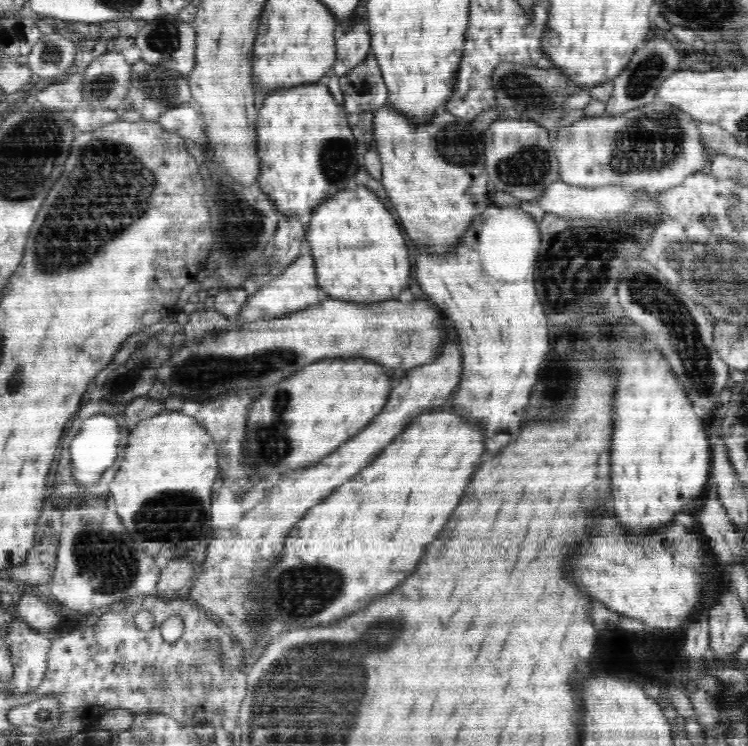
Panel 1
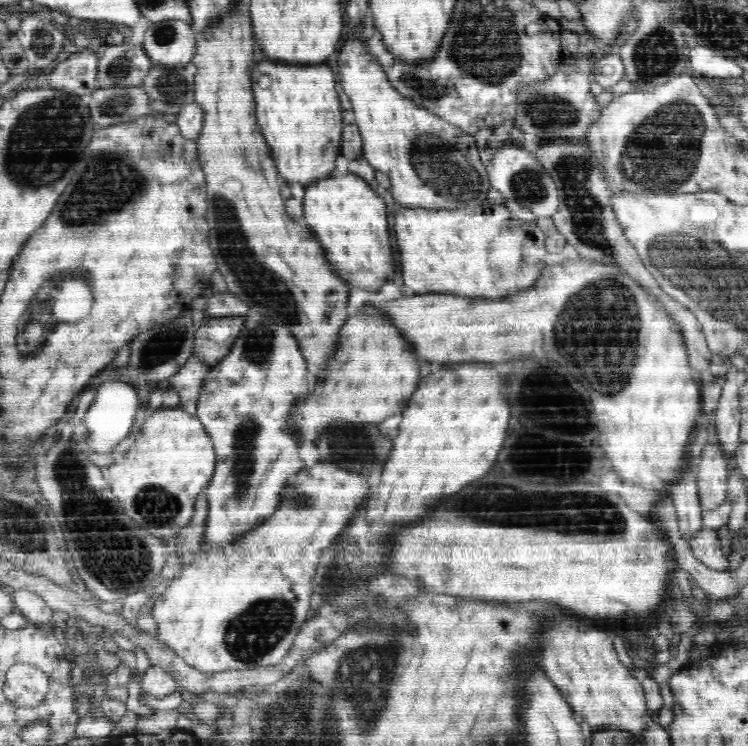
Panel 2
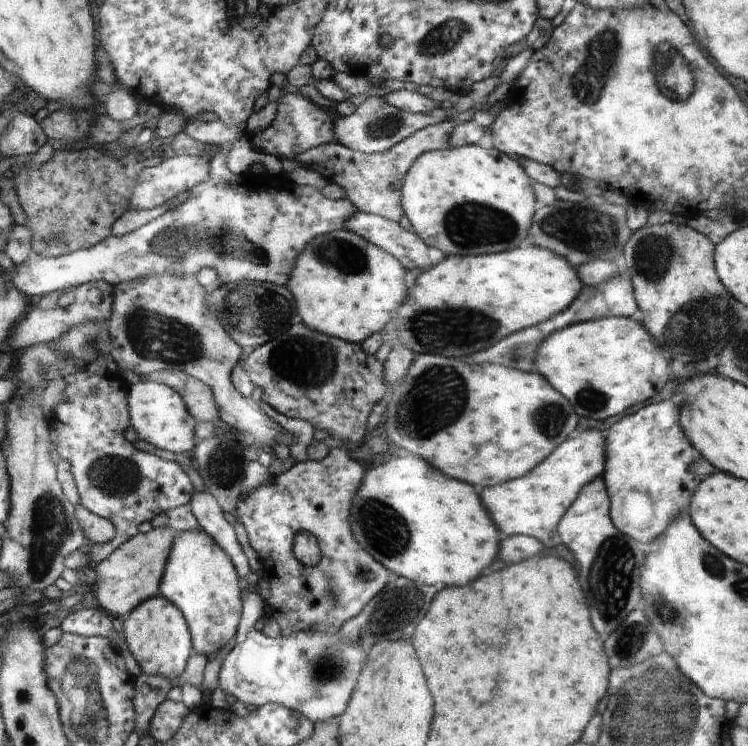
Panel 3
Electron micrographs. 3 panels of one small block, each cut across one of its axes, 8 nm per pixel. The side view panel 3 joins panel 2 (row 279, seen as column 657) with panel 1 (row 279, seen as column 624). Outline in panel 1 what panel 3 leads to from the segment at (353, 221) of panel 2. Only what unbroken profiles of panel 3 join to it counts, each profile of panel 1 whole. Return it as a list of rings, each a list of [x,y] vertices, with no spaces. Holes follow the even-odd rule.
[[[365,186],[356,190],[339,190],[317,206],[318,214],[310,214],[310,226],[304,236],[308,236],[311,255],[316,258],[317,283],[332,298],[370,305],[382,303],[382,298],[392,298],[392,294],[402,292],[410,284],[410,258],[406,240],[396,222],[396,215],[387,209],[383,201]]]

